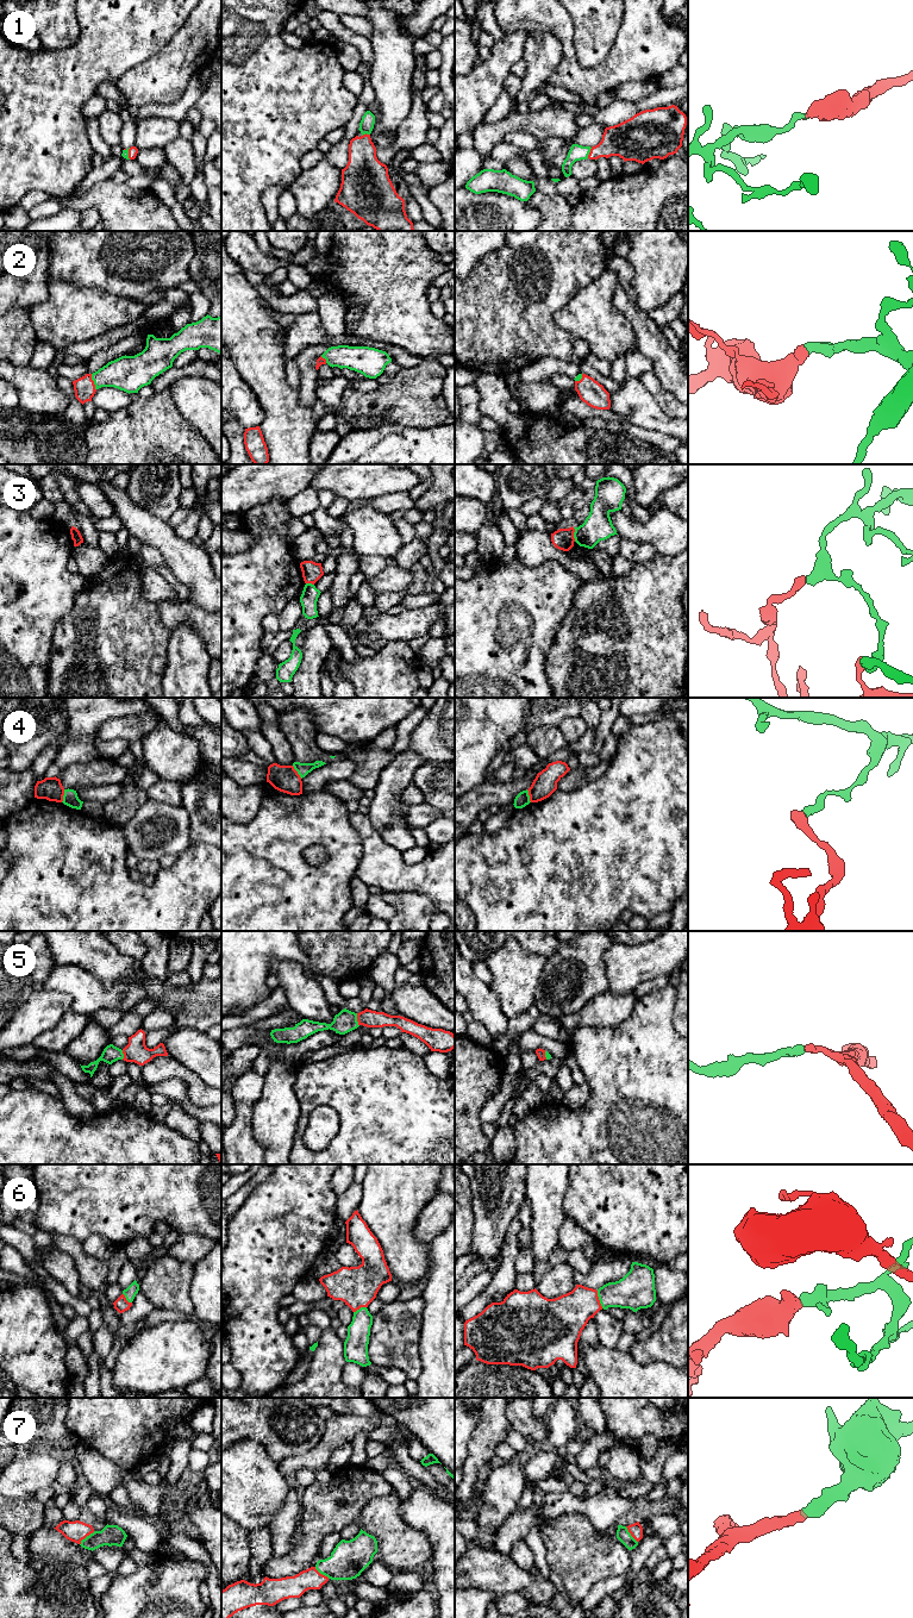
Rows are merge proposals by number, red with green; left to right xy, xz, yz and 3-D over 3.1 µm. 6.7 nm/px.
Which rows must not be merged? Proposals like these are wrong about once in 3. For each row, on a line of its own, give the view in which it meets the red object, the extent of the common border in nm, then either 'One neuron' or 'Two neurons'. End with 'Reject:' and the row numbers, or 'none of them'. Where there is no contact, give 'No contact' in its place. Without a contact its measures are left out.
1: Touches red in yz. Shared border 80 nm. One neuron
2: Touches red in xy. Shared border 120 nm. One neuron
3: Touches red in yz. Shared border 100 nm. Two neurons
4: Touches red in xy. Shared border 90 nm. Two neurons
5: Touches red in xz. Shared border 90 nm. One neuron
6: Touches red in yz. Shared border 130 nm. One neuron
7: Touches red in xy. Shared border 140 nm. One neuron
Reject: 3, 4

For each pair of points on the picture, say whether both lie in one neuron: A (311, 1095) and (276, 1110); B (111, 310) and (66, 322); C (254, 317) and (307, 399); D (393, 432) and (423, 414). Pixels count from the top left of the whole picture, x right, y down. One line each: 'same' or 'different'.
A: different
B: same
C: different
D: different

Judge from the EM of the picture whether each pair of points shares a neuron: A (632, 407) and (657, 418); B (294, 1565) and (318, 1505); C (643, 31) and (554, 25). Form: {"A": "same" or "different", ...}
{"A": "same", "B": "same", "C": "same"}

